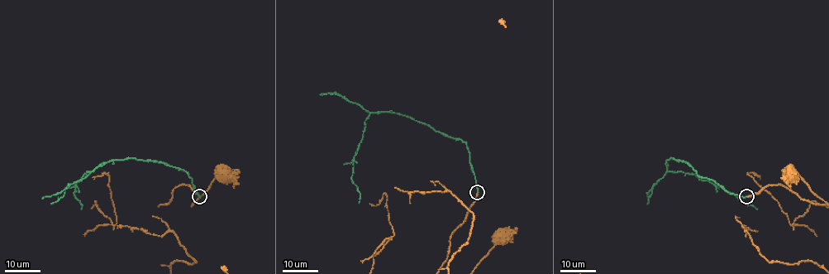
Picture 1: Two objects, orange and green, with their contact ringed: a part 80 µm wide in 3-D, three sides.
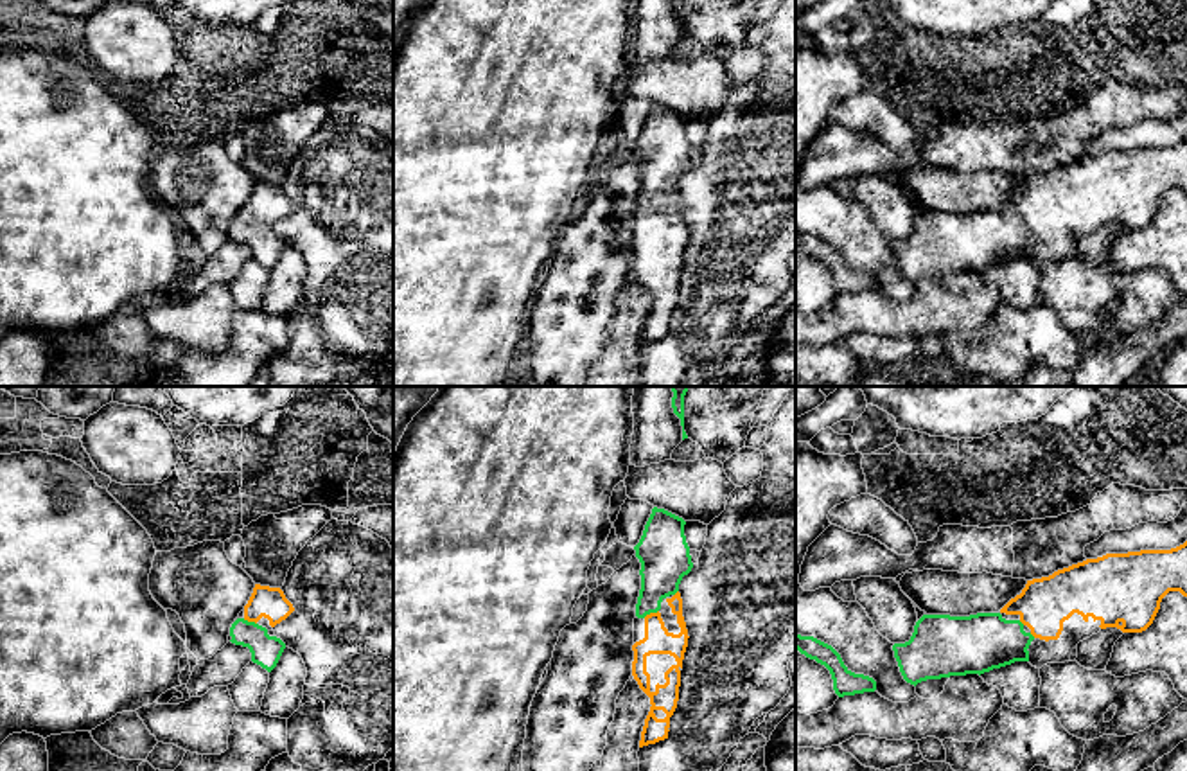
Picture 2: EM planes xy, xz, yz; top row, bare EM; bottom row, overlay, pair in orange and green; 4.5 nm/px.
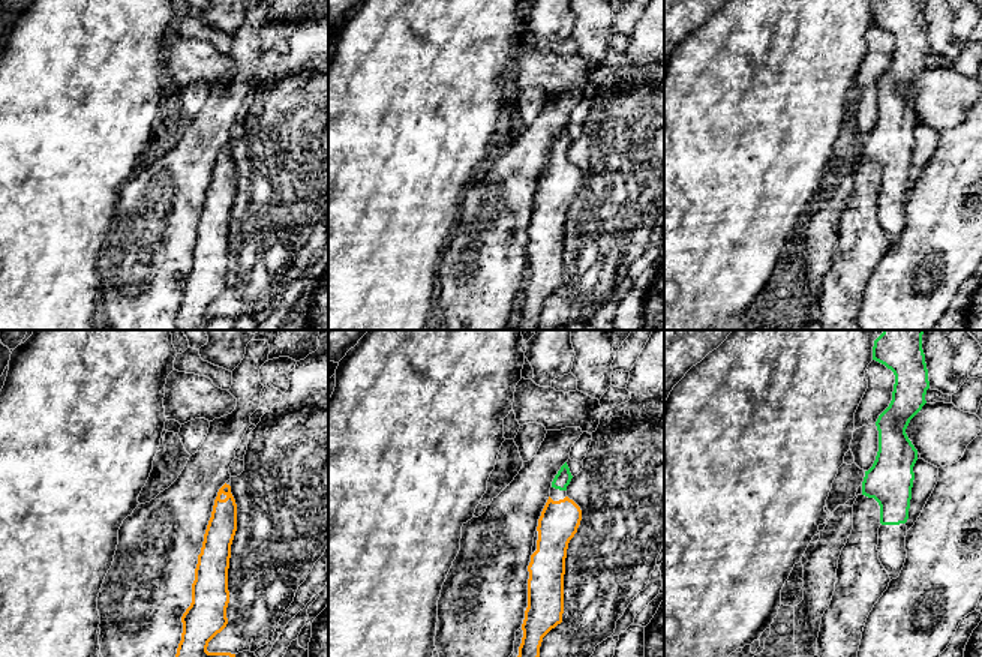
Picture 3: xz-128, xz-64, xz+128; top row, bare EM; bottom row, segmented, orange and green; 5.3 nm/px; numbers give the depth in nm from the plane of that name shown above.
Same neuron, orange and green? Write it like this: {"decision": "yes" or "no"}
{"decision": "yes"}

